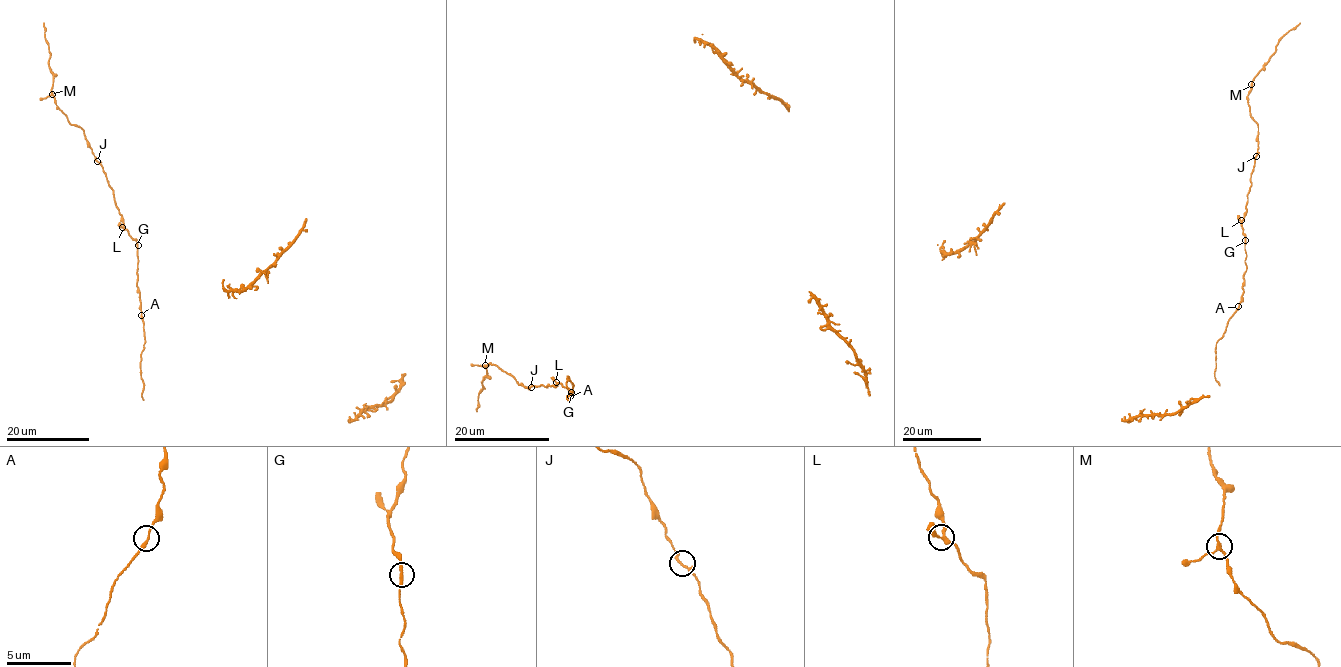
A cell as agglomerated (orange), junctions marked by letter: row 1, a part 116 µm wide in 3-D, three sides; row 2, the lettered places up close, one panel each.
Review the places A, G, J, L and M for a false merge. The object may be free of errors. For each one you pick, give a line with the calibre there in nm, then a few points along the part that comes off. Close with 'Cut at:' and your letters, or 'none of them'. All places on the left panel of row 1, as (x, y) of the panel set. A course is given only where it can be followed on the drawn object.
Cut at: none of them

